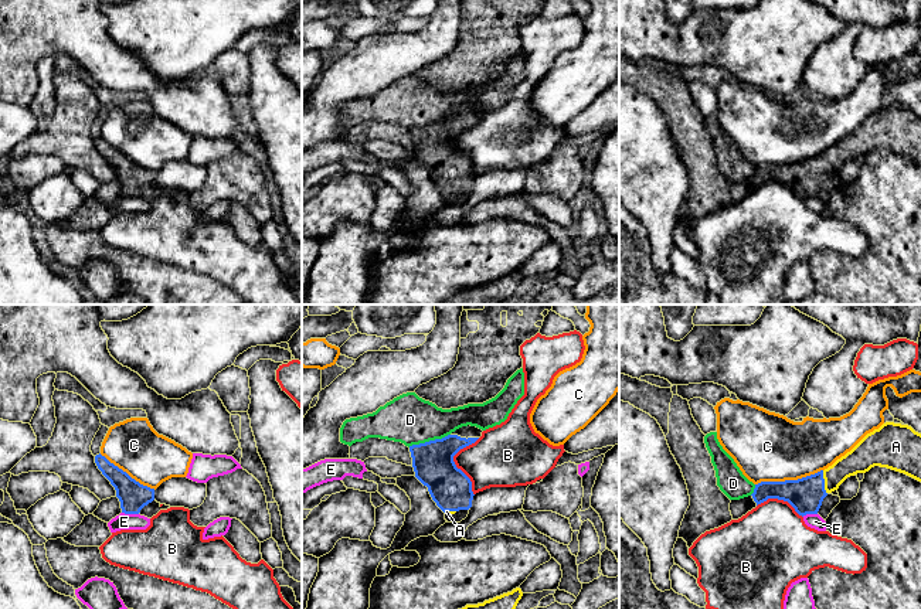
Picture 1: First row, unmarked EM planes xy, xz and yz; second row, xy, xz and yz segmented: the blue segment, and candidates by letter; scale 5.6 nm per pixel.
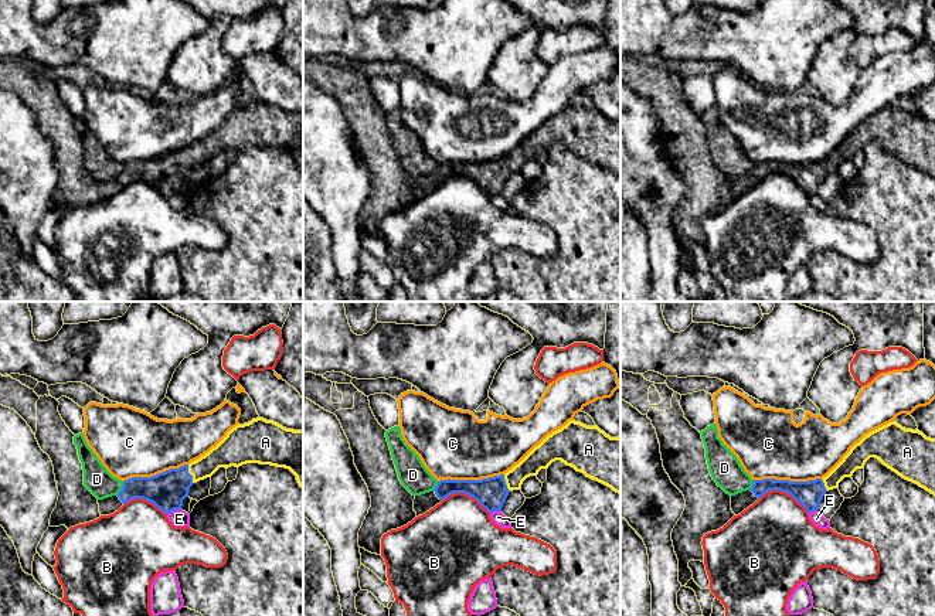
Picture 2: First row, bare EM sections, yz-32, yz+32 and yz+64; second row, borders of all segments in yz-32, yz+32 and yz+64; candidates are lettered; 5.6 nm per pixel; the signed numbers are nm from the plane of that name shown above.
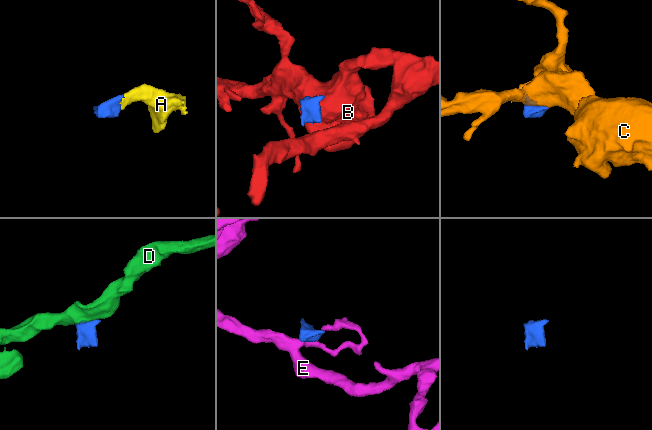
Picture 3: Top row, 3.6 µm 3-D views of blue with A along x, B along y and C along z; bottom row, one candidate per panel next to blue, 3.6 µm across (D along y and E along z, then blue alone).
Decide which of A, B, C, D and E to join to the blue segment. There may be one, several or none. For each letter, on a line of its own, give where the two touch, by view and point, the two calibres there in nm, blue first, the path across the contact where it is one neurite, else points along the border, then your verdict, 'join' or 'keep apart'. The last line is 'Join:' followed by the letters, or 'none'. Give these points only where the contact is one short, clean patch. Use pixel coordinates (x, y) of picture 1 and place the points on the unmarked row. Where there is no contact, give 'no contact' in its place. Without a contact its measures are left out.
A: meets blue in yz at (823, 164); 200 nm thick on the blue side, 160 nm on the other; runs through yz (805, 177), (823, 164), (860, 142); join
B: meets blue in xz at (454, 146); 240 nm thick on the blue side, 320 nm on the other; border along xz (479, 121), (454, 139), (454, 146), (469, 162), (473, 177); keep apart
C: meets blue in yz at (788, 163); 200 nm thick on the blue side, 400 nm on the other; keep apart
D: meets blue in xz at (430, 123); 240 nm thick on the blue side, 280 nm on the other; border along xz (449, 116), (408, 129); keep apart
E: meets blue in xy at (131, 196); 160 nm thick on the blue side, 100 nm on the other; border along xy (122, 194), (138, 197); keep apart
Join: A

